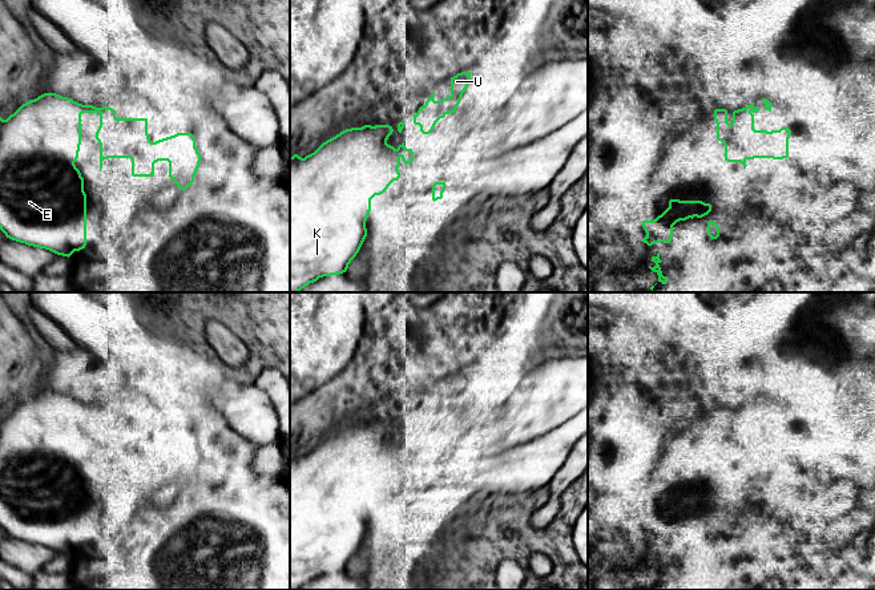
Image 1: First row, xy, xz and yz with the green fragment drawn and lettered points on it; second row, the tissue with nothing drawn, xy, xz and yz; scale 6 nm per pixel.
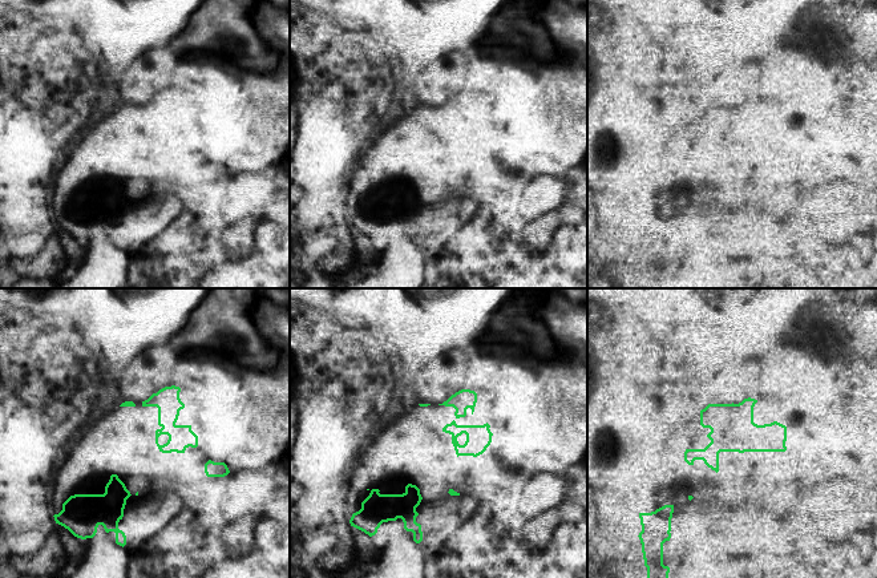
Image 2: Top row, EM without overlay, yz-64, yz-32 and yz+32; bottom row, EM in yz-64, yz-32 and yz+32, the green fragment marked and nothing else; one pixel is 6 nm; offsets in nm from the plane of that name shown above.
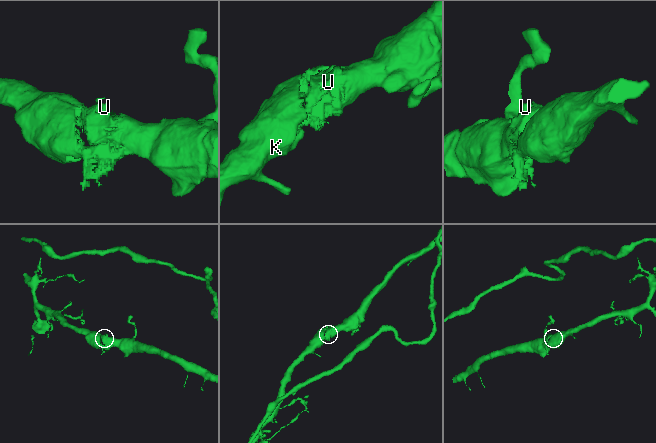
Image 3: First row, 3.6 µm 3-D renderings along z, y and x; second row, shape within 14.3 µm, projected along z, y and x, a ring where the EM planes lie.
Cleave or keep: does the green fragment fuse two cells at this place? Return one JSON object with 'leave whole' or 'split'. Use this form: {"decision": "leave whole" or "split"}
{"decision": "leave whole"}

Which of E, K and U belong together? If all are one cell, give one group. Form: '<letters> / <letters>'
E K U

